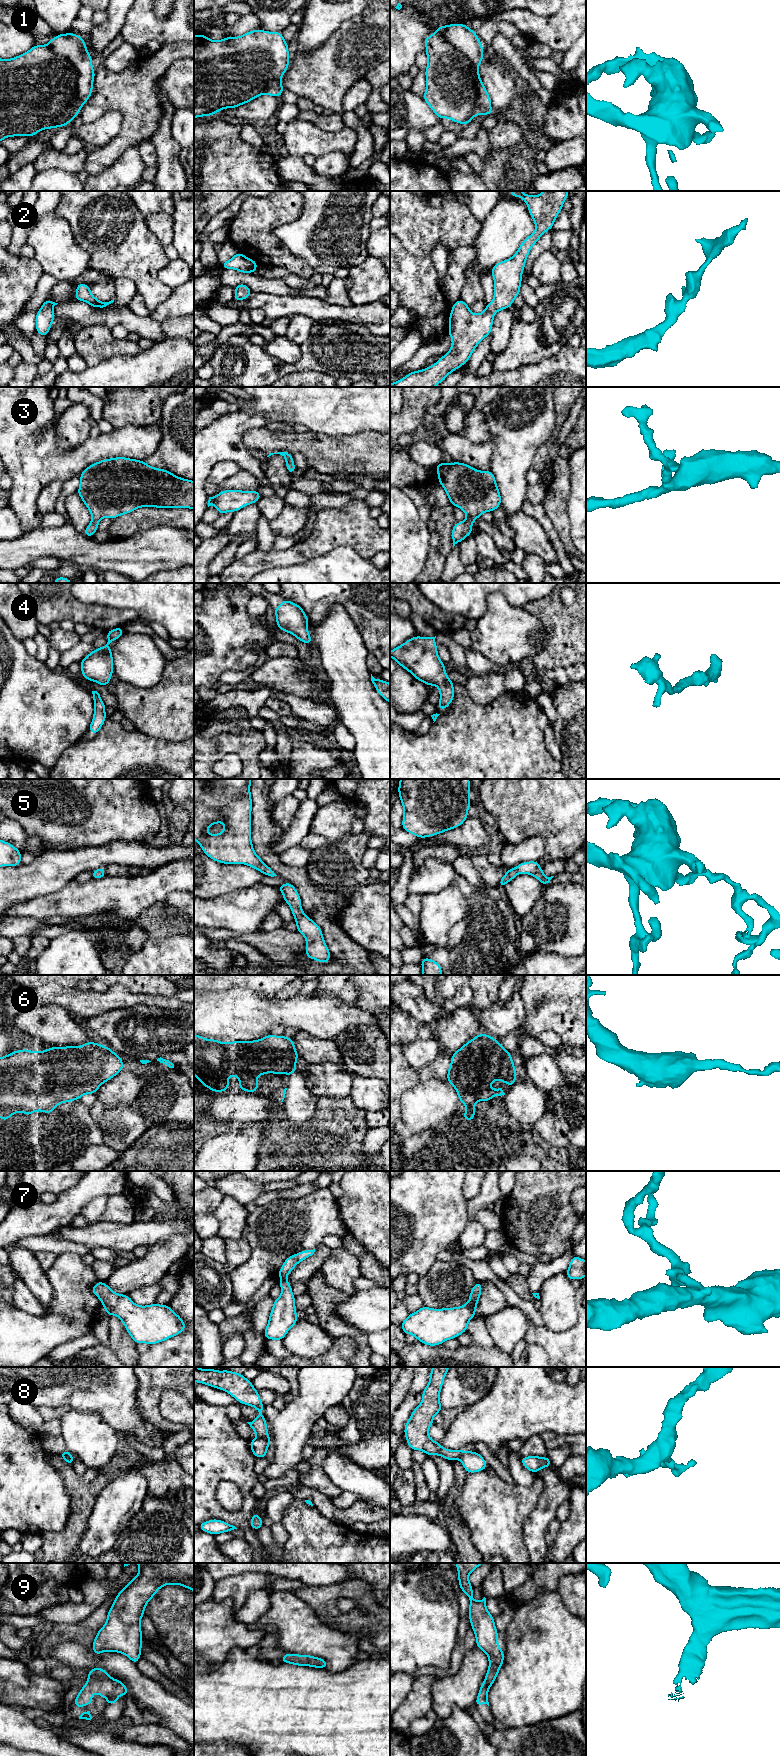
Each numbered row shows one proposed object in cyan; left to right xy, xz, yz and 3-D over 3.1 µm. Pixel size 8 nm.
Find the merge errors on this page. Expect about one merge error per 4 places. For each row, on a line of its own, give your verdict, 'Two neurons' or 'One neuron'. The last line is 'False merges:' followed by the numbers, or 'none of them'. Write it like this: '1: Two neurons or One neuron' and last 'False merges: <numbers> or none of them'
1: One neuron
2: One neuron
3: One neuron
4: One neuron
5: One neuron
6: One neuron
7: One neuron
8: One neuron
9: One neuron
False merges: none of them

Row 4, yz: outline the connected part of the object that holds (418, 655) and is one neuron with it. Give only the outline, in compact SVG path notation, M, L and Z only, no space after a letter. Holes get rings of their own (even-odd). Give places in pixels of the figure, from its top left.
M415 636L390 651L390 657L428 686L436 685L440 701L436 706L445 710L454 700L454 683L448 678L445 664L437 652L435 637Z

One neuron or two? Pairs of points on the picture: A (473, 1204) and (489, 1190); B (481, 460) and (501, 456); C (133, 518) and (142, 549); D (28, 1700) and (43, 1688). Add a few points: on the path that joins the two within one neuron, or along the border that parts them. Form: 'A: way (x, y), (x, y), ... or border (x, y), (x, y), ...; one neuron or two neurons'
A: way (477, 1202), (485, 1194); one neuron
B: border (493, 441), (493, 452), (489, 469); two neurons
C: border (159, 526), (127, 537), (114, 539); two neurons
D: way (32, 1696), (39, 1692); one neuron

